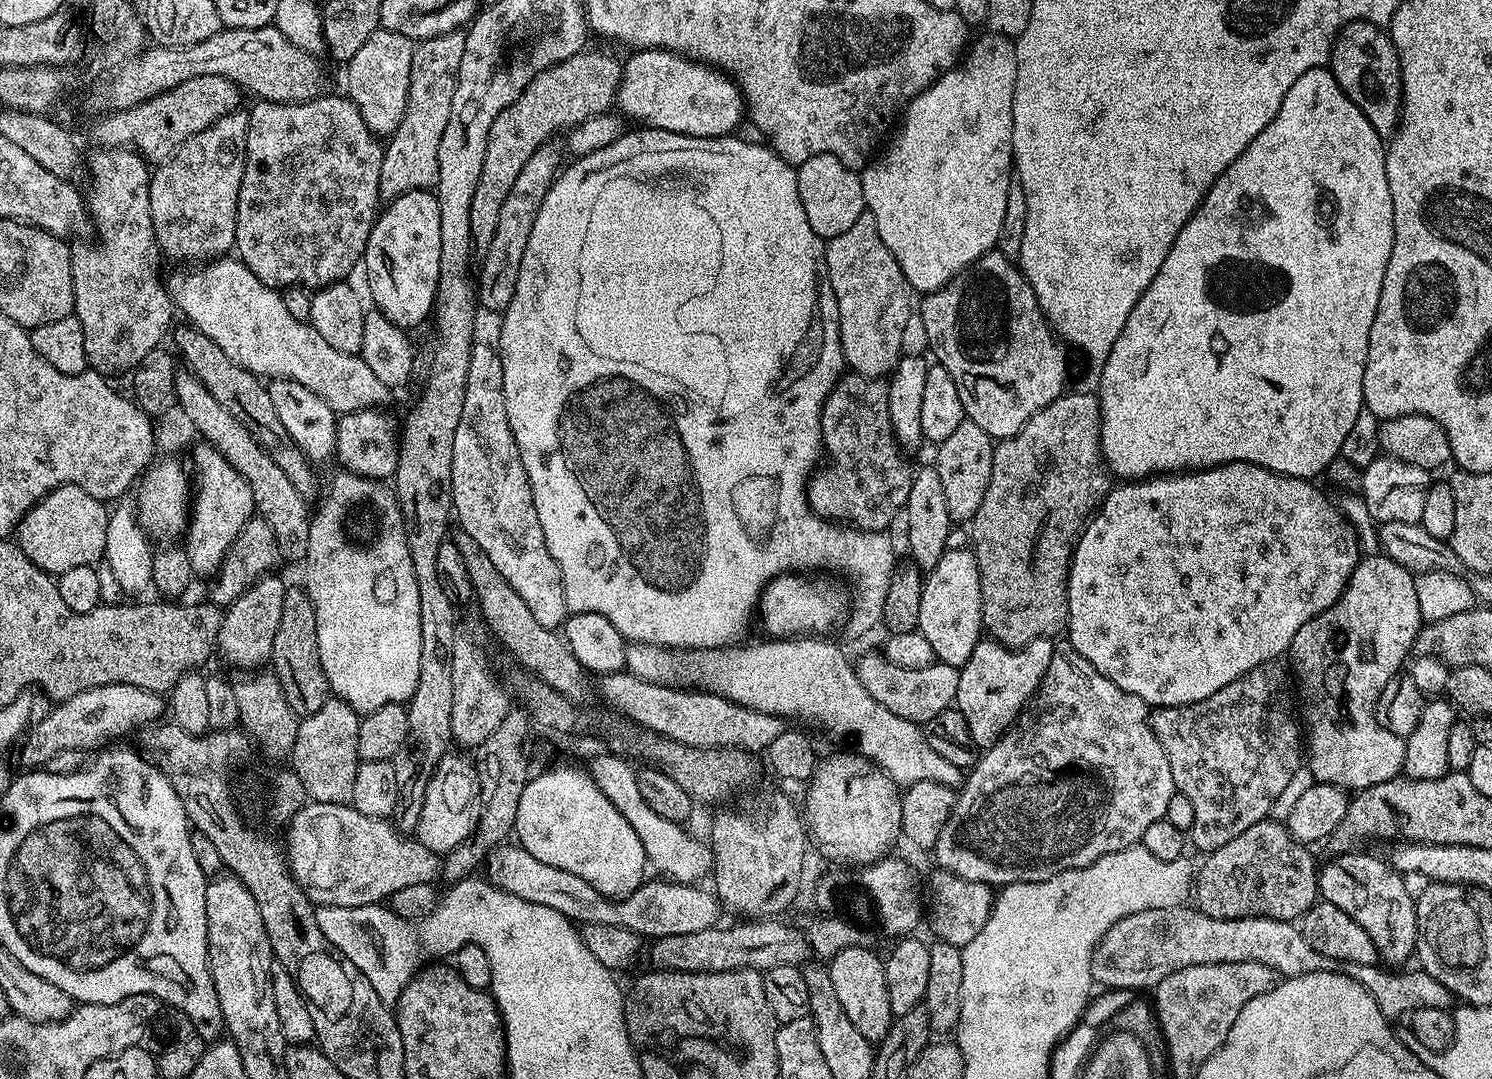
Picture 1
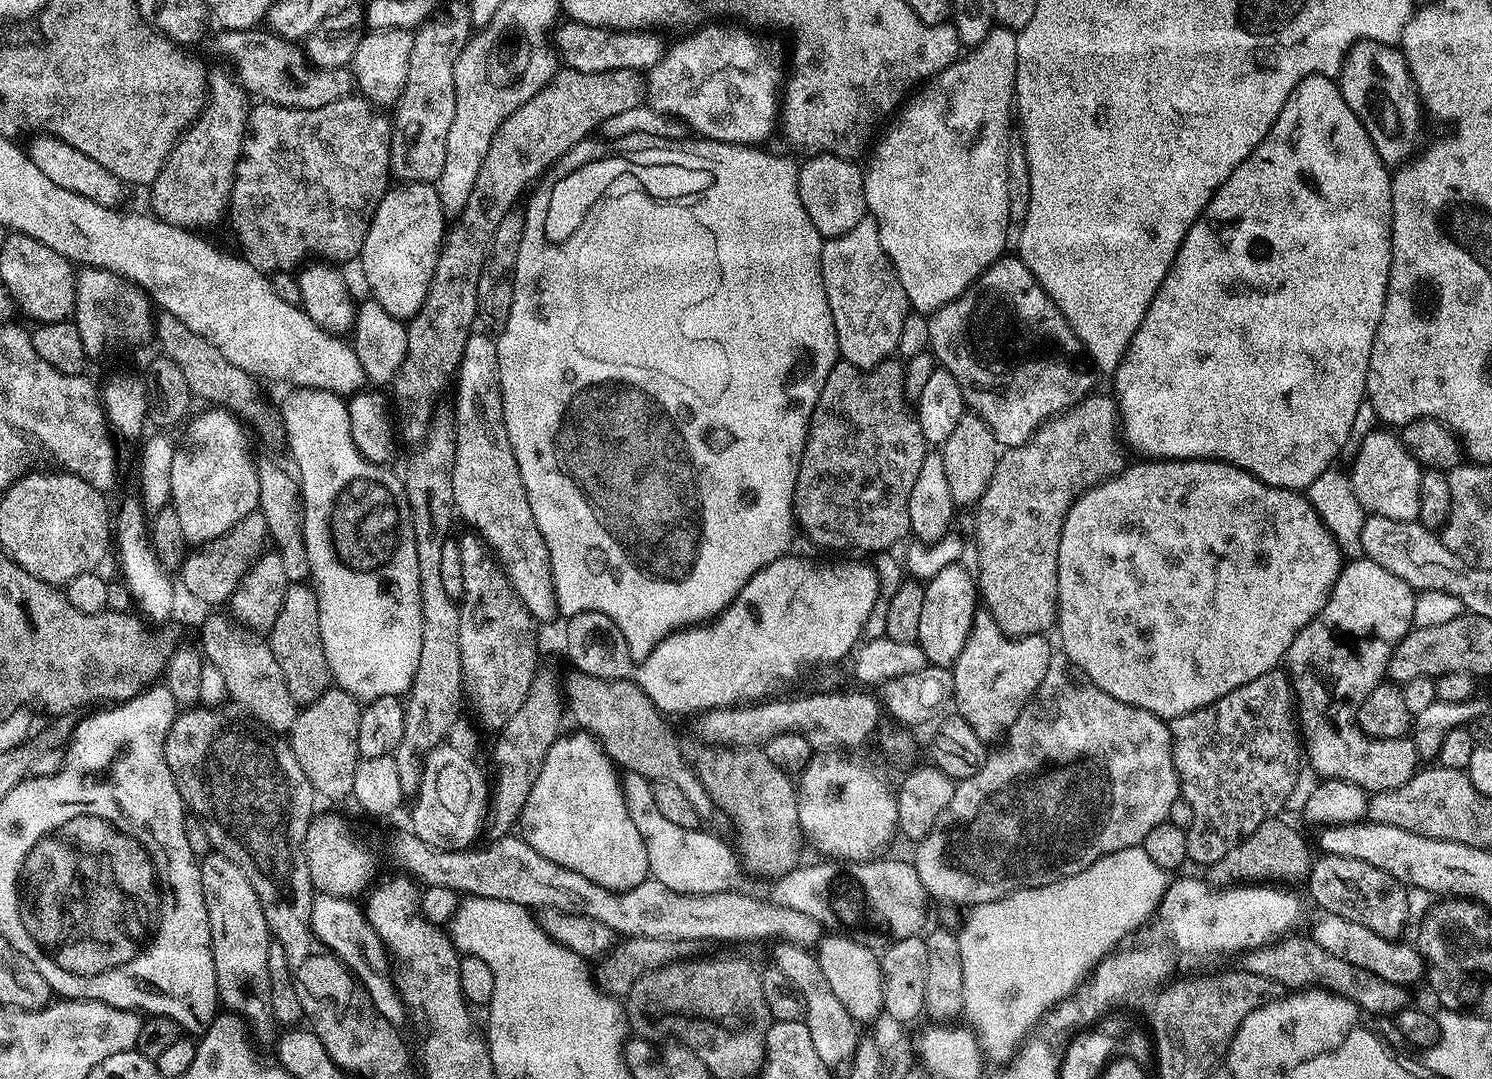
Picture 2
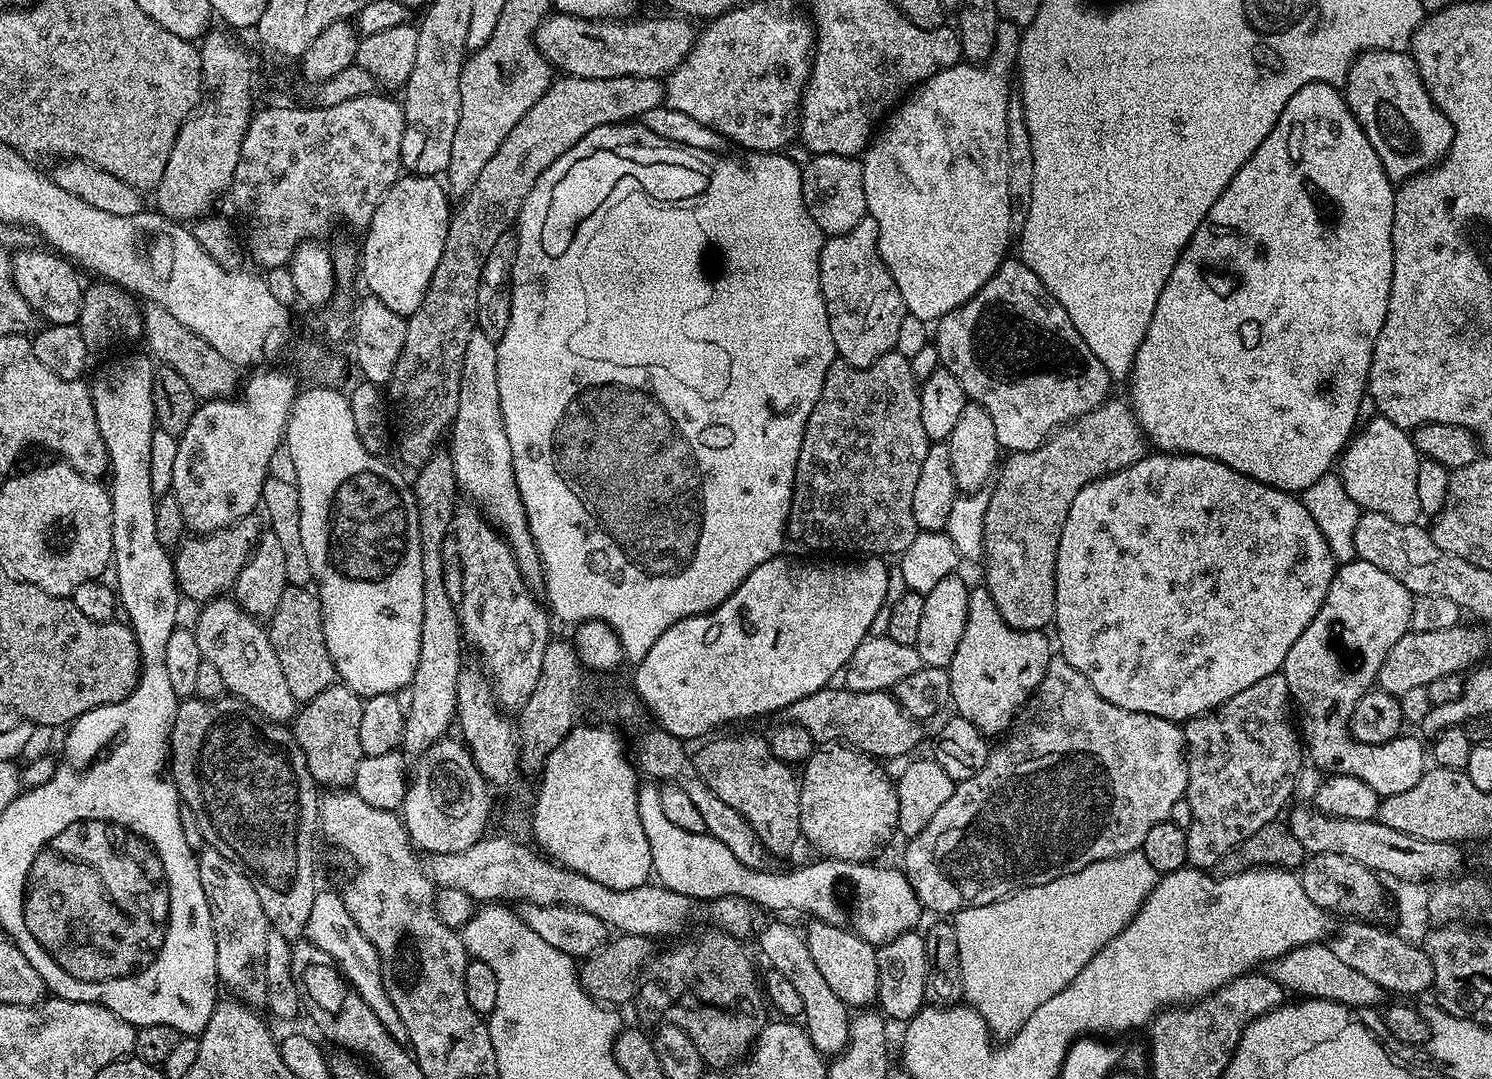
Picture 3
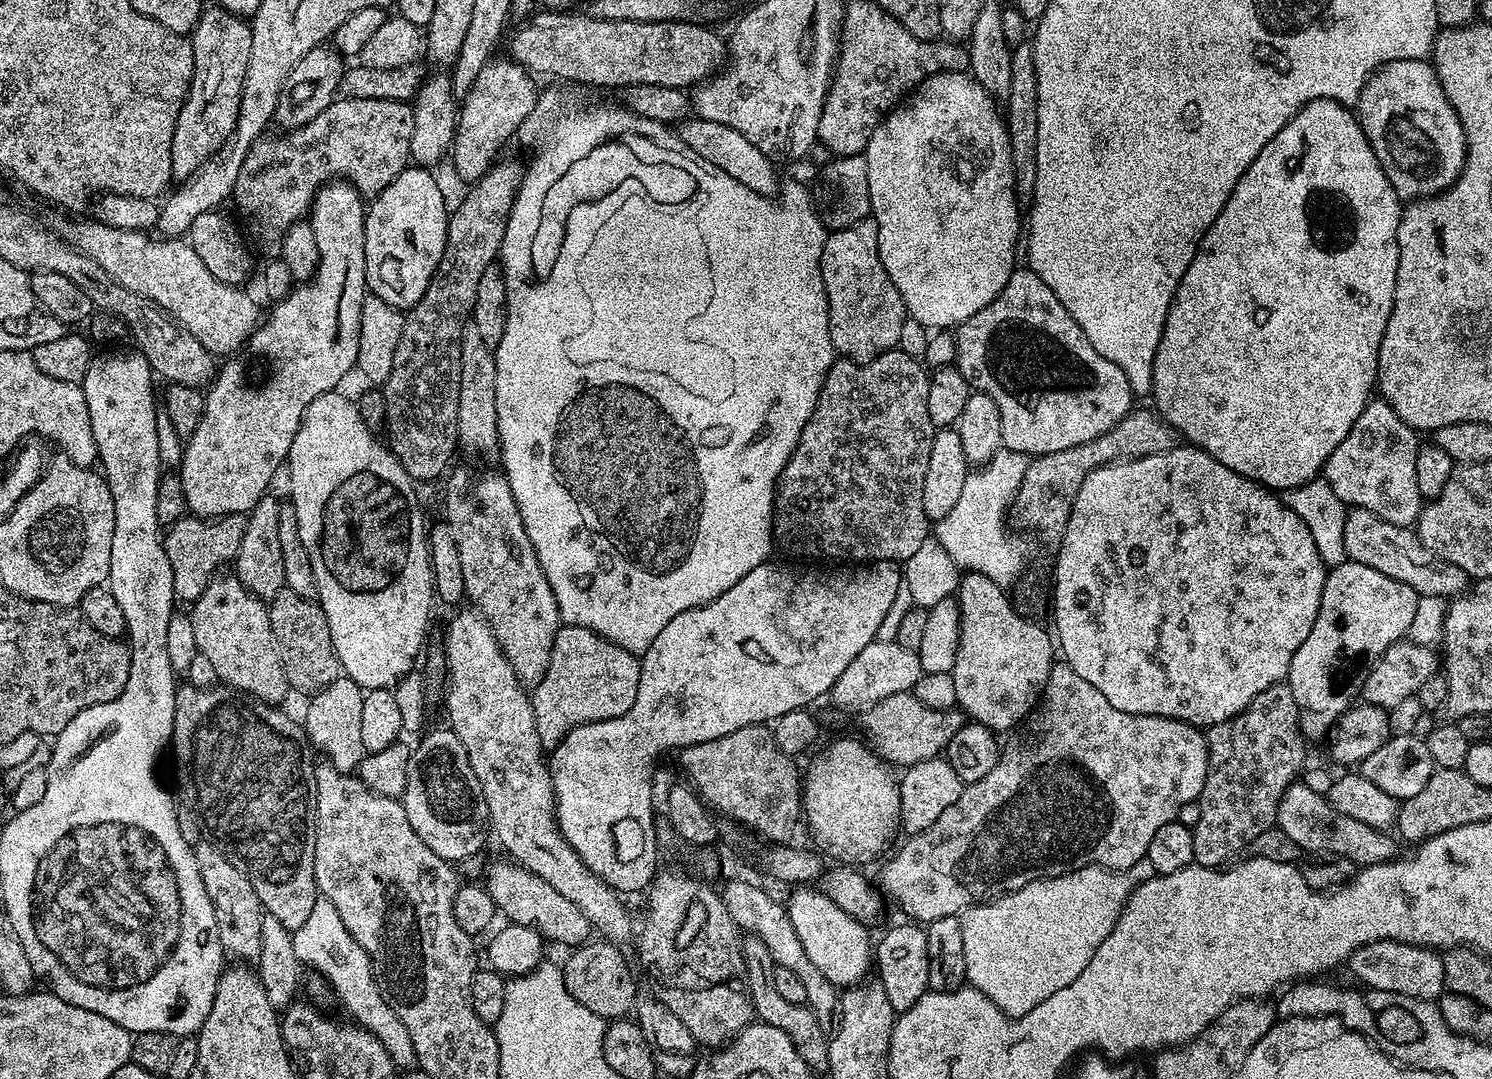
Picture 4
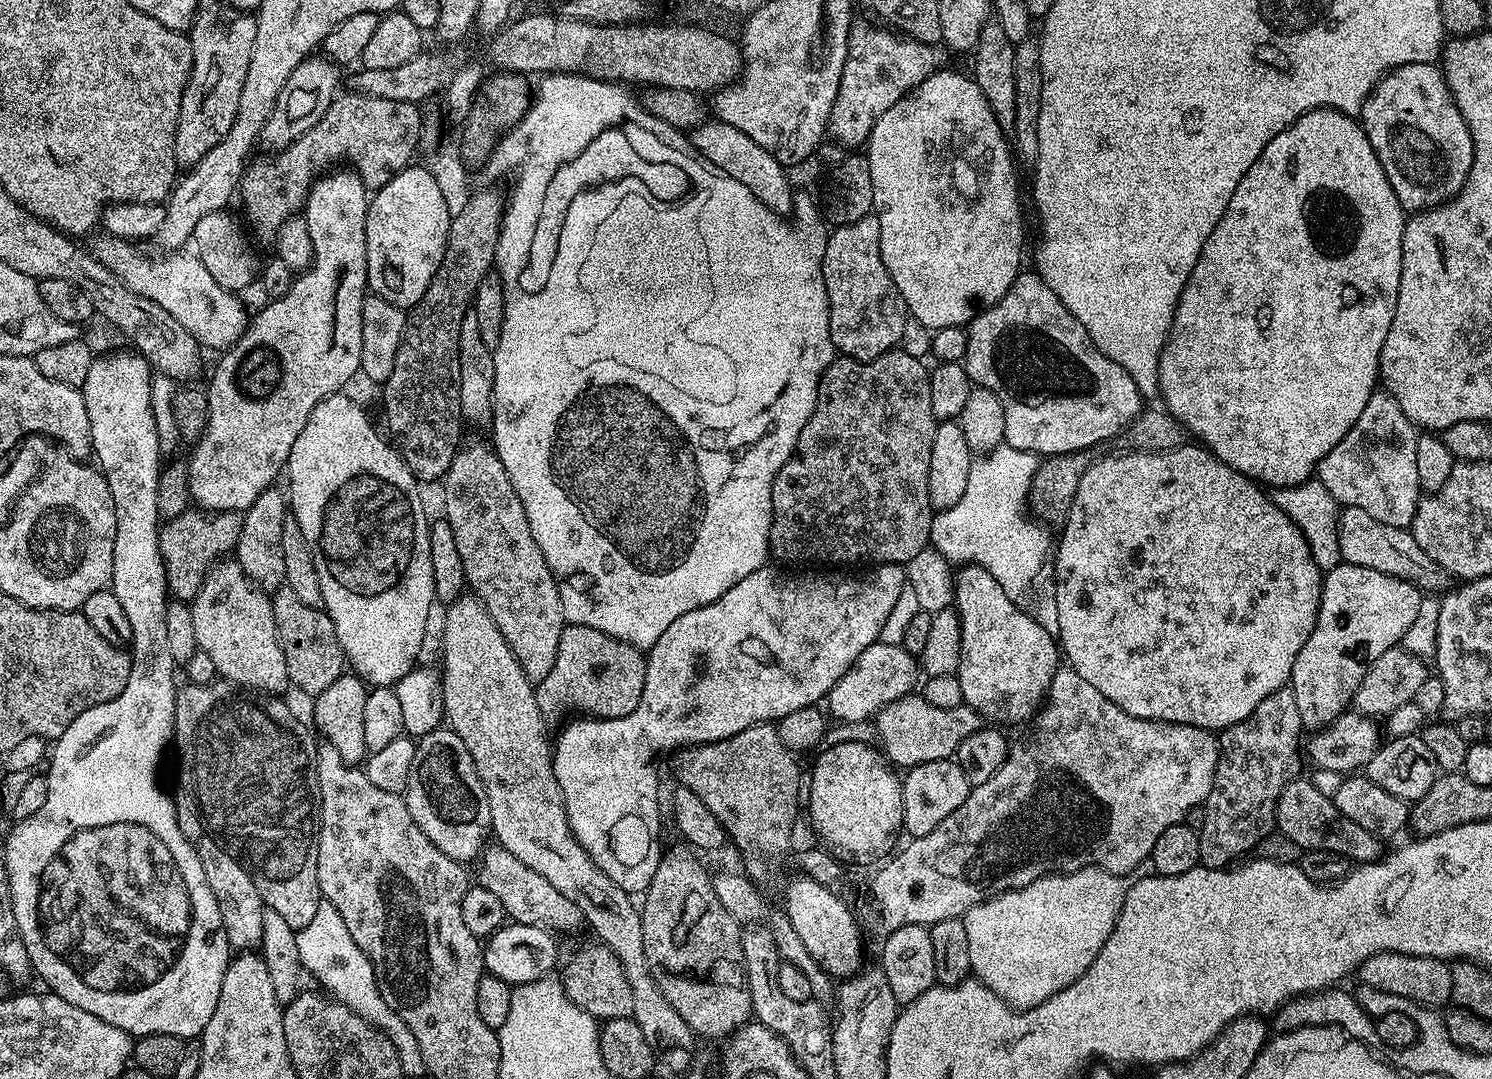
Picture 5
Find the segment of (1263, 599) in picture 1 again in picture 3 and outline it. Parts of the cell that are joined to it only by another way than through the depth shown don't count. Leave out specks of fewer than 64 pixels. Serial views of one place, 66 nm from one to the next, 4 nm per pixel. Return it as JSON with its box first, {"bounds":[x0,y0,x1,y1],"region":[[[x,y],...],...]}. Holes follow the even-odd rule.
{"bounds":[1054,454,1338,722],"region":[[[1148,454],[1129,468],[1090,481],[1074,497],[1062,526],[1062,542],[1058,542],[1054,640],[1059,655],[1070,662],[1070,666],[1074,666],[1074,670],[1078,670],[1078,674],[1082,674],[1086,682],[1106,698],[1106,702],[1114,702],[1114,706],[1122,706],[1122,710],[1187,722],[1234,698],[1234,694],[1242,694],[1246,686],[1254,686],[1254,682],[1283,669],[1290,646],[1302,638],[1302,630],[1306,630],[1314,614],[1318,614],[1337,567],[1338,561],[1327,544],[1327,538],[1299,495],[1258,482],[1205,456]]]}

